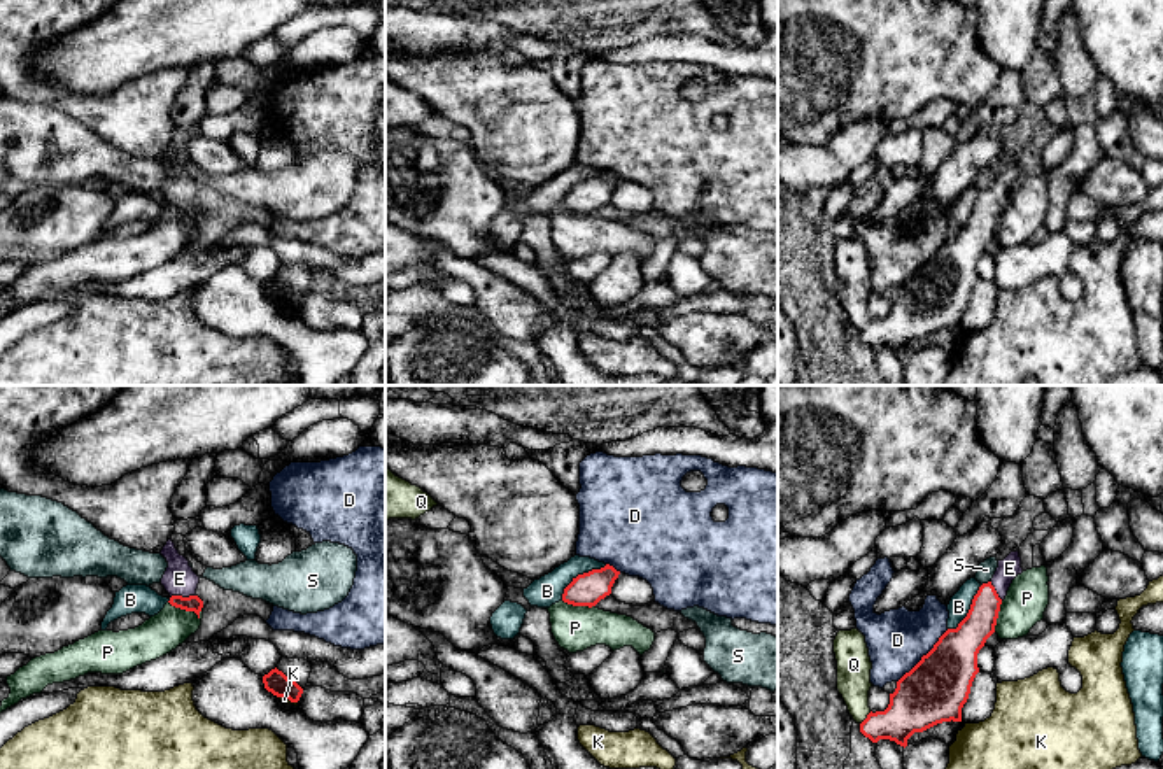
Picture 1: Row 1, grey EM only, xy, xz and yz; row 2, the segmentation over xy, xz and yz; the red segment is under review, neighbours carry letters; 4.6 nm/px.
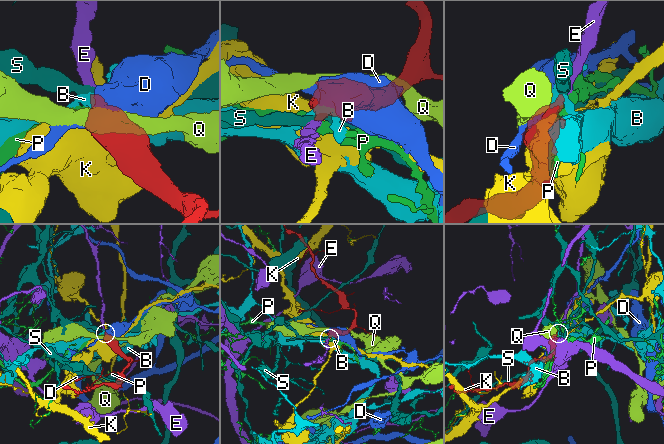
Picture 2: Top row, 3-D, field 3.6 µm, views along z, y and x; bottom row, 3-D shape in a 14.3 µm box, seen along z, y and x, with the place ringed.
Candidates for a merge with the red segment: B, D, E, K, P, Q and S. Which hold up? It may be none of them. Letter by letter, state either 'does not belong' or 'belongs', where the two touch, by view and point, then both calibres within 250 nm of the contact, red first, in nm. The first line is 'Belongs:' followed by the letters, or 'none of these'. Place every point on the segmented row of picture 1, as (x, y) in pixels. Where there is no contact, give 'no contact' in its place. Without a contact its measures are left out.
Belongs: E
B: does not belong; contact xz (580, 575); calibres 150 and 140 nm
D: does not belong; contact yz (923, 656); calibres 300 and 280 nm
E: belongs; contact xy (181, 596); calibres 80 and 150 nm
K: does not belong; contact xy (288, 698); calibres 110 and 30 nm
P: does not belong; contact xy (184, 608); calibres 80 and 180 nm
Q: does not belong; contact yz (866, 719); calibres 240 and 160 nm
S: does not belong; contact yz (985, 584); calibres 150 and 80 nm

